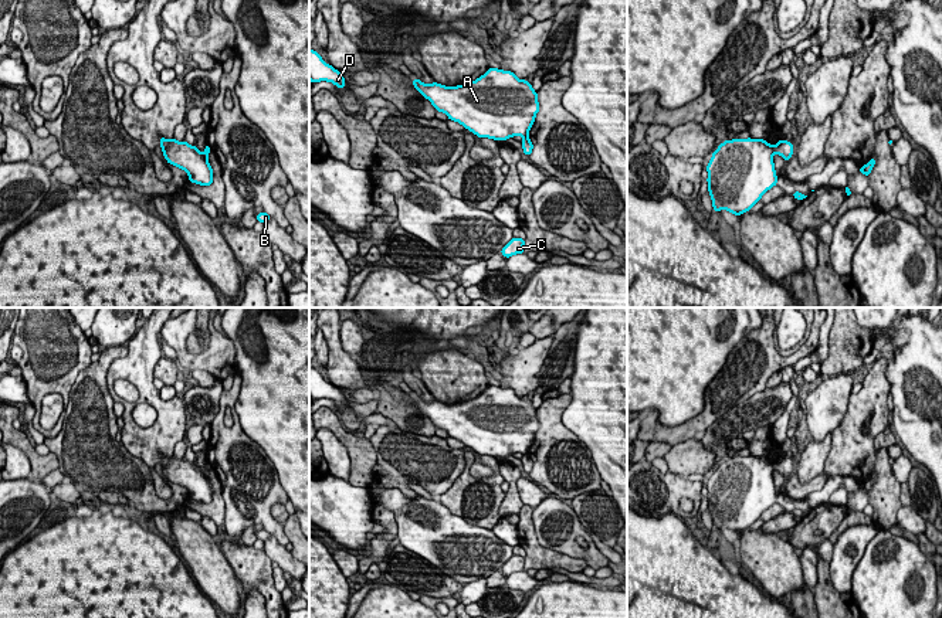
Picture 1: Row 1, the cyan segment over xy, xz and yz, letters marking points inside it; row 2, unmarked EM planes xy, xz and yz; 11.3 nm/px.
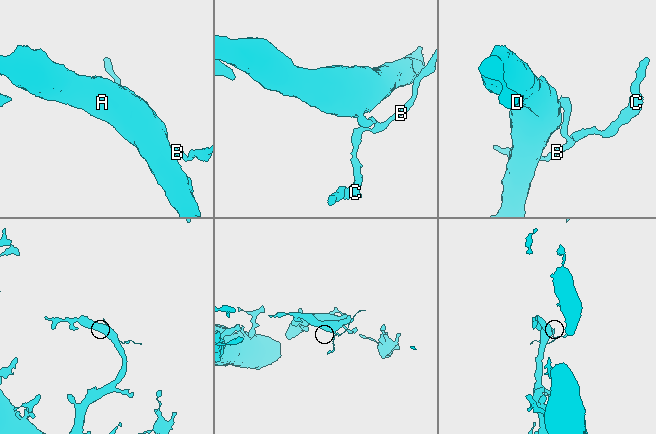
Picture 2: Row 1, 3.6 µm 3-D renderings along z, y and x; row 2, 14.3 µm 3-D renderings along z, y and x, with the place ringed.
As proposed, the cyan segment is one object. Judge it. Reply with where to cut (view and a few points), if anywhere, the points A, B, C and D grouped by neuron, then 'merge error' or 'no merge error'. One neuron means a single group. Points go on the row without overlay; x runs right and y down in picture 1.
cut yz (772, 464), (775, 469); groups A D / B C; merge error

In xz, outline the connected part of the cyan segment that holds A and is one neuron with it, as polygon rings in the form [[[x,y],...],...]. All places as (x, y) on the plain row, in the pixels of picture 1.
[[[488,386],[478,397],[457,404],[427,403],[420,397],[411,400],[438,429],[478,455],[504,459],[514,454],[525,455],[539,429],[532,401],[499,386]]]

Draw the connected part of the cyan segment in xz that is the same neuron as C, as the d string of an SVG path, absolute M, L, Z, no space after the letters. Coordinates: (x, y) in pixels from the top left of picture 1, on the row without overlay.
M514 554L502 567L501 571L509 575L515 571L525 571L523 568L525 557Z

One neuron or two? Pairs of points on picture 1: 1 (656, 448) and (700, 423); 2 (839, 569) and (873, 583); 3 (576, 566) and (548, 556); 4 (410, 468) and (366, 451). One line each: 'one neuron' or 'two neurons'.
1: two neurons
2: two neurons
3: one neuron
4: two neurons

